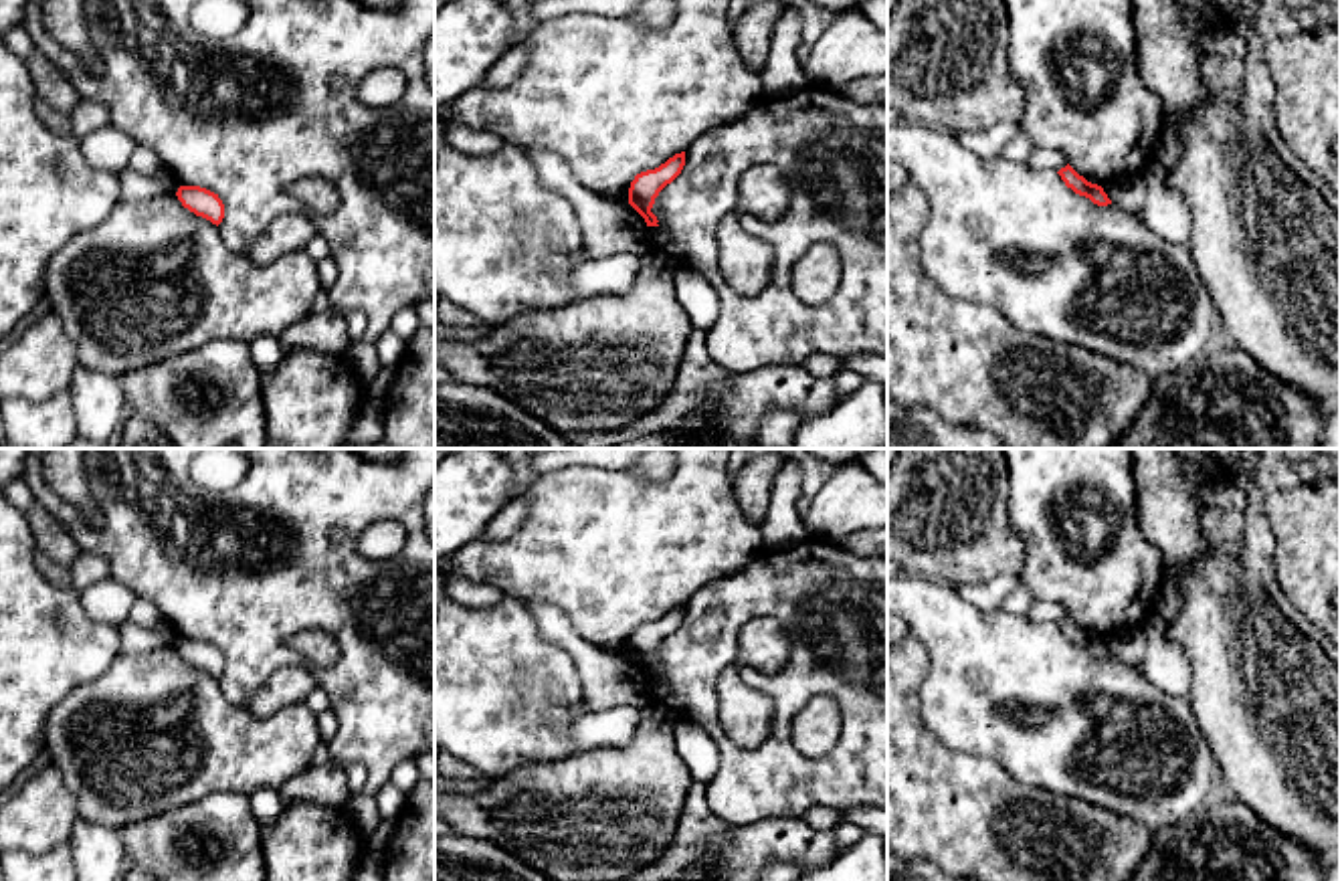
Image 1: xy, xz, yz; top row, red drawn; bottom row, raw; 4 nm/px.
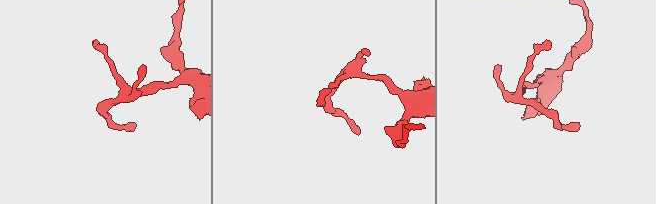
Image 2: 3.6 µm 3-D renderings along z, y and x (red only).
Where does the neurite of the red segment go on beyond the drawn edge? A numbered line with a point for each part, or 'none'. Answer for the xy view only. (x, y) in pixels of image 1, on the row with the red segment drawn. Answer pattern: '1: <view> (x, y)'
none

